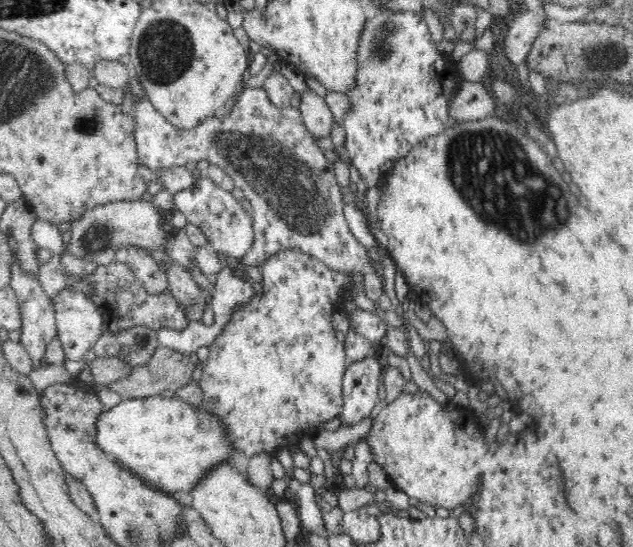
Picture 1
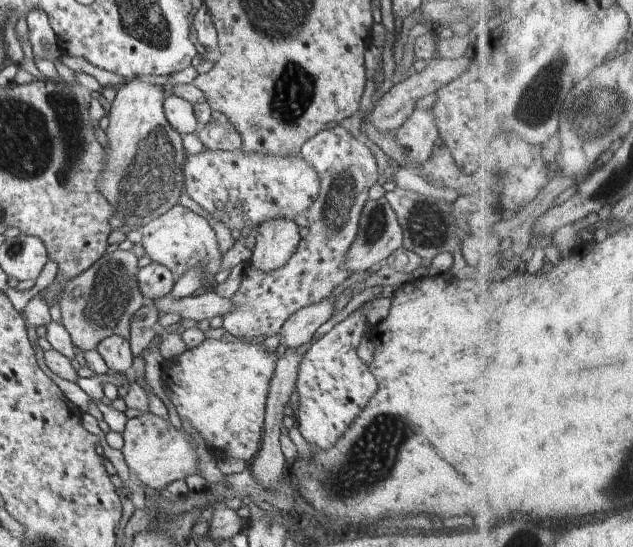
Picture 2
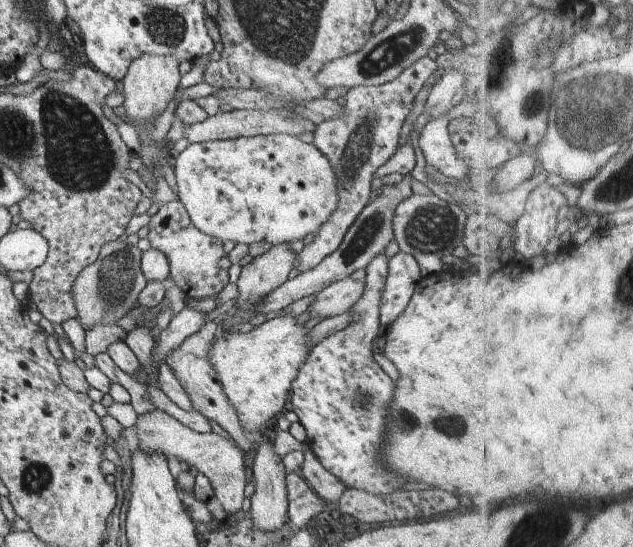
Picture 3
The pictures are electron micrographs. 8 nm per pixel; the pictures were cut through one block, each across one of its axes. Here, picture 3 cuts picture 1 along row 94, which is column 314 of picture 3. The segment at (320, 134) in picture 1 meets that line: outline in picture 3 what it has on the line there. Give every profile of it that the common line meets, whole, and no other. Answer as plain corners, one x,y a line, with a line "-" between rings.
351,277
328,285
316,294
314,302
309,306
311,318
318,316
324,320
350,311
364,289
364,283

